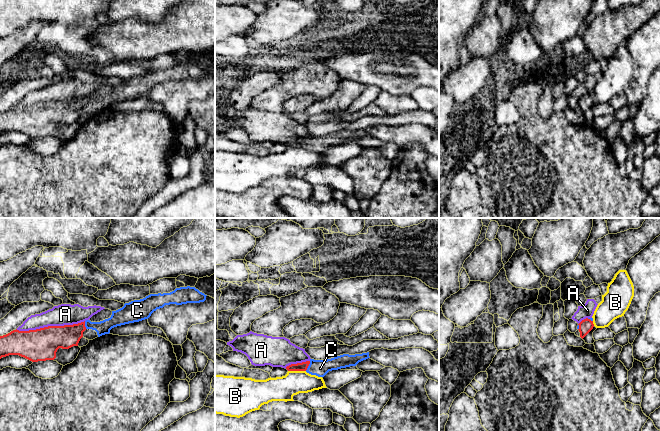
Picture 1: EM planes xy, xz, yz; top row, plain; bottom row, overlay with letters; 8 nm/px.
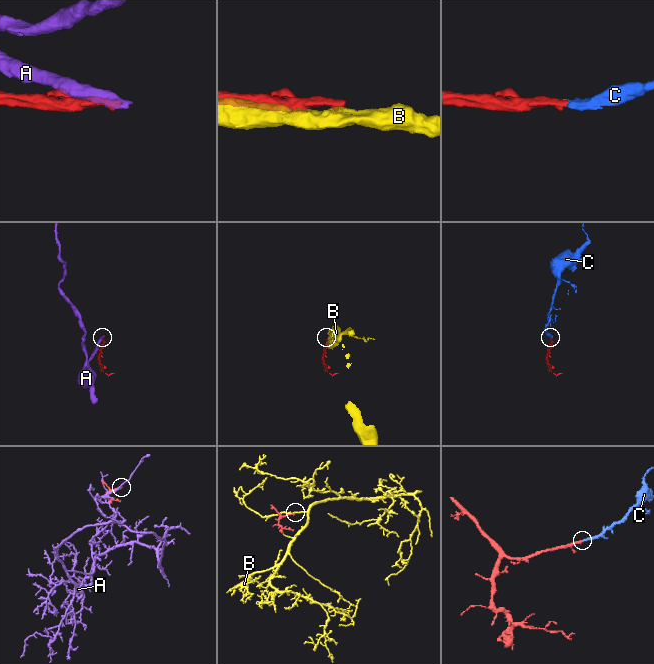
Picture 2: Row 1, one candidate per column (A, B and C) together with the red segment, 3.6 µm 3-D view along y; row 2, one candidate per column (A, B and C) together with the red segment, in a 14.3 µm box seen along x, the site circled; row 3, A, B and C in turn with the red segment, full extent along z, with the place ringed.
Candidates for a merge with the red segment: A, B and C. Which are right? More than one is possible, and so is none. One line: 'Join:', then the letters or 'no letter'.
Join: C

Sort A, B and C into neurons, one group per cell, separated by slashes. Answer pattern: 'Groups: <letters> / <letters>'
Groups: A / B / C

